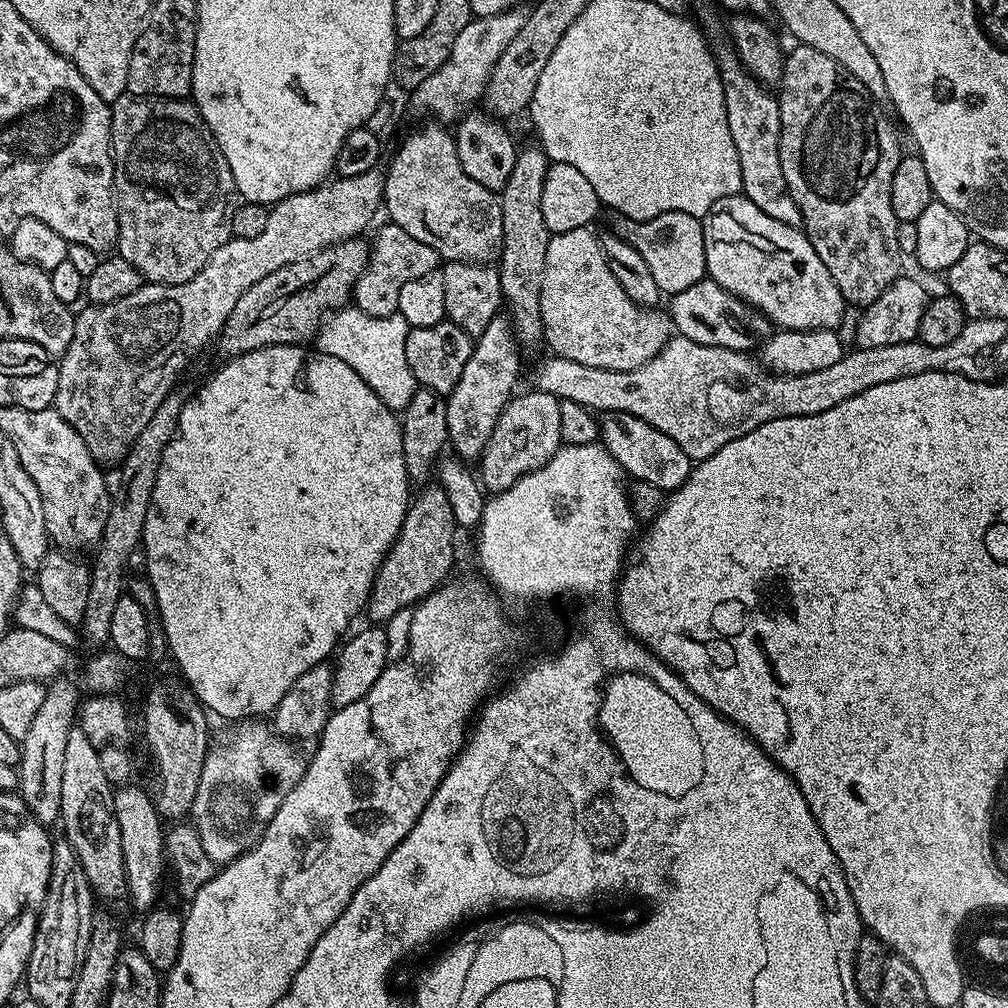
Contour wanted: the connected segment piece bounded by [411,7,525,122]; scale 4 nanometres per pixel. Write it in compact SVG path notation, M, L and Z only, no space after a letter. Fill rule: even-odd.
M519 7L511 8L509 12L499 12L494 16L476 16L458 34L458 39L454 42L454 50L450 50L450 58L426 82L422 82L411 93L412 100L424 112L429 112L429 117L435 118L440 122L452 120L456 122L461 119L473 107L472 104L481 99L484 88L488 85L490 74L502 58L502 50L514 42L514 34L522 30L524 25L525 13Z

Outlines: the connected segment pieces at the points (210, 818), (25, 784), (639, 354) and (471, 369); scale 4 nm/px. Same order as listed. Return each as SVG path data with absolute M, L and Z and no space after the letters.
M240 722L221 744L213 743L206 754L202 774L198 778L198 790L194 794L190 824L196 829L202 847L216 866L229 864L255 846L266 826L278 814L282 798L298 786L298 782L308 769L308 760L303 756L291 739L277 734L264 722Z
M57 678L53 681L51 681L51 683L49 683L47 685L47 689L48 689L48 693L46 694L46 698L42 698L42 707L41 709L38 710L38 715L37 717L34 718L34 723L33 725L30 726L30 730L26 730L26 734L24 735L24 739L20 745L20 762L19 762L19 765L18 765L18 771L20 773L20 786L19 786L19 789L18 789L18 795L20 797L22 797L22 799L24 800L24 804L28 807L28 810L29 812L31 812L32 816L34 817L35 820L38 821L38 823L40 824L43 824L45 826L52 826L52 823L57 823L57 821L60 820L60 803L62 802L62 762L66 762L66 738L70 738L70 734L72 733L72 729L77 727L77 724L78 724L78 709L82 703L82 695L80 696L80 692L81 692L81 689L78 687L78 684L77 684L77 688L76 689L76 684L74 681L72 680L64 680L65 678Z
M591 227L557 232L549 239L544 263L544 277L540 291L540 309L544 327L544 344L562 358L570 358L582 366L594 366L602 370L629 372L654 358L674 335L672 318L667 311L641 308L622 290L618 278L606 262L601 237L592 233Z
M497 314L490 322L490 326L486 326L482 335L475 337L470 362L466 362L465 368L462 369L462 378L458 378L458 386L454 386L454 390L446 397L446 419L449 426L447 443L451 450L453 448L456 451L453 453L459 459L465 462L476 462L486 450L486 442L490 442L490 434L494 434L494 426L502 410L517 391L516 379L520 376L520 355L522 352L516 342L512 321L507 315Z

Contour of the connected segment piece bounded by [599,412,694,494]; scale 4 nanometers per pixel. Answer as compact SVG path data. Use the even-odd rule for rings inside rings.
M606 412L599 417L600 440L604 449L620 463L633 481L649 483L670 494L691 474L694 462L681 450L674 438L666 438L662 430L654 430L646 422L621 412Z

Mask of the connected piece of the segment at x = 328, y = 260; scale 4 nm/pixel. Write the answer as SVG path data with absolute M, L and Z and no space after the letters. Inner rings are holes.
M367 239L339 240L298 262L284 264L274 270L274 274L266 274L262 282L254 282L254 286L238 298L219 334L218 344L225 357L241 356L271 344L303 345L311 341L320 329L320 321L353 299L358 278L368 265L369 251Z

